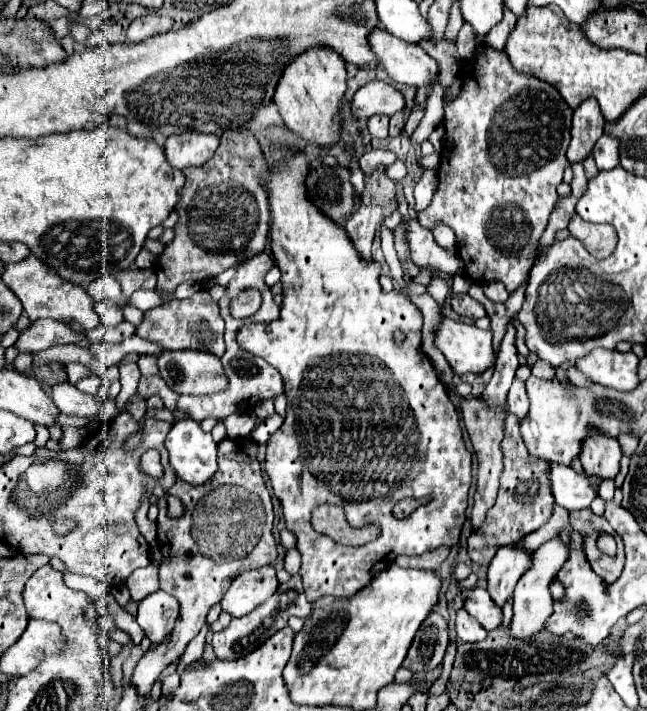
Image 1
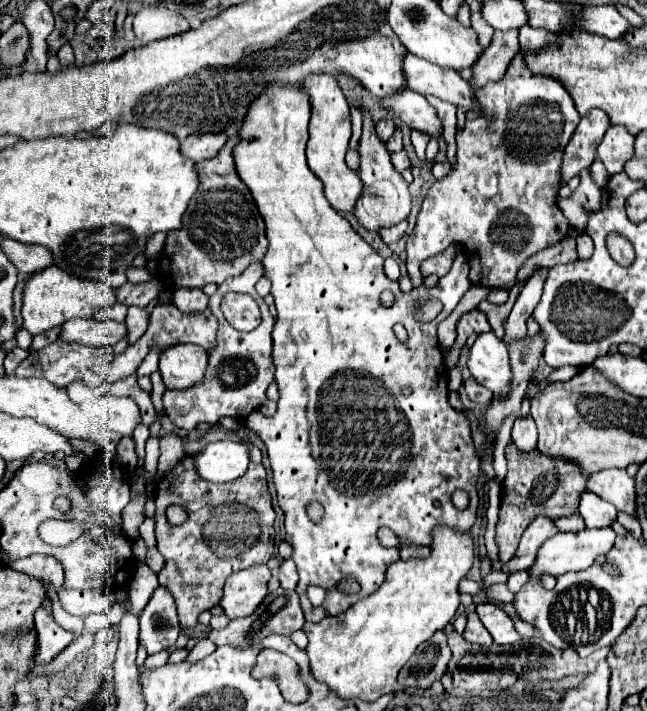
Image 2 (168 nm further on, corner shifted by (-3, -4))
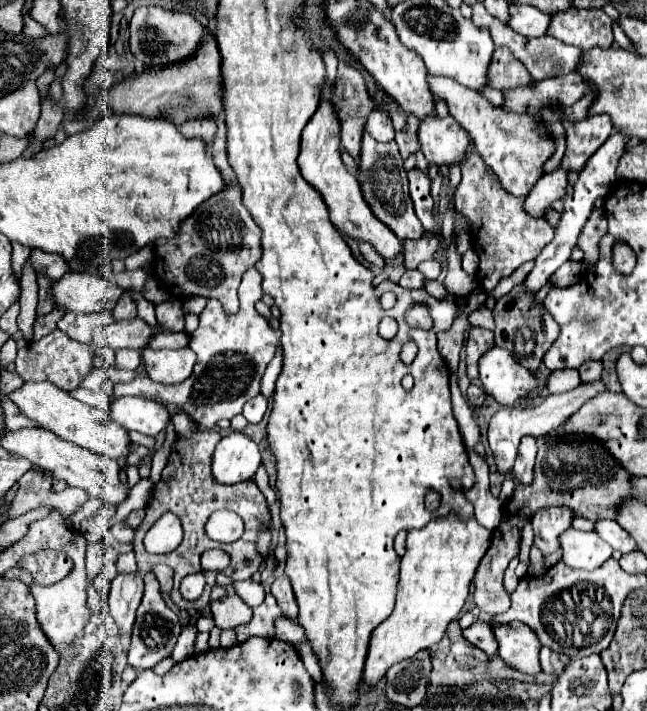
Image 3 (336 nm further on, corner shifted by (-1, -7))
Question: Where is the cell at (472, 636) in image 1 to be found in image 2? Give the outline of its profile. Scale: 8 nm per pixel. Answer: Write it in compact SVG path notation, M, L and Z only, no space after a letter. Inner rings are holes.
M470 612L468 614L468 624L466 624L466 630L464 630L464 640L468 642L474 642L474 644L482 644L482 646L490 646L492 644L492 636L490 632L482 626L480 618L476 616L476 612Z

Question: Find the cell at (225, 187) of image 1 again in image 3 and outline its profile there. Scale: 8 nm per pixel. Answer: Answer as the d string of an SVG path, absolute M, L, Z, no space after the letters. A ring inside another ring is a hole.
M226 185L222 193L204 201L184 223L180 223L176 237L156 241L154 277L164 285L170 297L214 297L224 305L226 313L236 313L240 277L262 257L260 235L260 227L242 205L240 187Z

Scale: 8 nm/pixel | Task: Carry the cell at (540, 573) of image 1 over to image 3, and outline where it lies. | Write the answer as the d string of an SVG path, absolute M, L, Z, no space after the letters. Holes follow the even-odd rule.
M576 529L564 531L560 543L564 551L562 561L574 569L592 571L612 557L612 547L606 541L602 541L594 531L592 533L584 533Z

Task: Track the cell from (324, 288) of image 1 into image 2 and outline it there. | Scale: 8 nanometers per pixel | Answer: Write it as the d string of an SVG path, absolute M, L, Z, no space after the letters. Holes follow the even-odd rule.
M270 84L268 90L264 94L260 94L248 108L248 114L244 118L244 126L240 130L240 138L242 142L234 148L234 158L236 158L236 170L242 178L242 182L250 188L252 198L258 204L258 210L266 222L266 236L268 236L268 252L262 260L264 264L264 272L266 278L272 280L272 296L278 308L278 320L272 332L272 360L276 366L276 384L280 388L280 400L278 400L278 410L274 416L264 416L264 414L250 414L244 422L244 426L248 430L252 430L256 436L260 436L260 440L266 444L268 448L268 458L272 464L272 476L274 476L274 484L276 484L276 492L278 492L278 506L284 510L284 524L286 524L286 542L292 544L294 554L292 560L298 566L298 574L300 574L300 582L296 586L296 592L300 594L300 604L304 610L304 616L308 622L320 622L322 618L326 618L328 614L340 614L344 610L348 610L354 602L358 602L360 598L370 596L372 592L376 592L380 588L380 584L384 582L384 574L386 568L396 562L400 558L400 546L394 548L384 548L380 546L378 538L376 538L376 530L378 526L388 526L404 544L414 544L414 546L430 546L432 542L432 532L440 526L448 526L456 532L468 532L476 520L476 510L478 510L478 490L476 490L476 482L478 482L478 474L480 474L480 458L476 454L474 448L474 440L472 440L472 432L470 432L470 420L466 418L466 414L454 410L448 404L448 368L444 366L442 360L442 352L438 348L438 340L436 340L436 326L440 320L444 320L460 302L460 298L464 296L464 292L472 286L468 276L466 276L466 268L468 268L468 260L464 254L458 254L450 272L446 276L442 276L438 280L438 284L434 288L426 288L420 286L418 290L412 290L408 294L400 292L398 282L390 280L384 274L384 258L378 256L350 226L348 220L344 220L344 216L340 216L326 200L320 178L316 178L316 174L308 168L306 164L306 156L304 156L304 148L306 148L306 140L308 140L308 120L310 120L310 100L308 94L300 92L298 86L282 86L282 84ZM384 290L390 290L394 294L394 304L392 306L382 306L380 304L380 294ZM436 298L444 304L442 312L432 320L432 322L420 322L416 318L418 312L418 302ZM400 322L404 324L404 328L408 330L408 342L400 344L392 332L392 326ZM404 388L410 388L412 392L406 396ZM404 424L408 424L408 428L404 428ZM454 490L464 490L470 496L470 504L464 510L458 510L452 504L452 494ZM318 500L324 506L324 518L322 522L314 524L308 514L306 514L306 506ZM344 576L354 576L360 582L360 592L354 596L346 596L344 592L336 590L336 584L344 578ZM308 586L322 586L328 590L328 596L324 600L322 606L314 608L306 596L306 588Z

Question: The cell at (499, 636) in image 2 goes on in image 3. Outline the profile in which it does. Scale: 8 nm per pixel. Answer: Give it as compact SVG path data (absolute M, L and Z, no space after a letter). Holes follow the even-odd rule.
M508 623L508 625L496 625L494 635L500 643L498 655L504 659L504 663L524 675L536 675L542 671L538 653L540 643L534 631L526 627L524 623Z

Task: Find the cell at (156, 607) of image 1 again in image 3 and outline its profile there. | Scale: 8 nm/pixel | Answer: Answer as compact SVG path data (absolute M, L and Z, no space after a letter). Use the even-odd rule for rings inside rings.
M146 573L144 583L146 583L146 591L144 591L142 603L138 607L138 613L136 613L132 643L130 643L130 651L128 651L128 665L132 665L136 669L136 673L140 673L144 669L152 669L156 663L166 659L172 653L176 639L182 631L178 615L164 603L164 599L160 595L160 585L156 581L156 575Z

